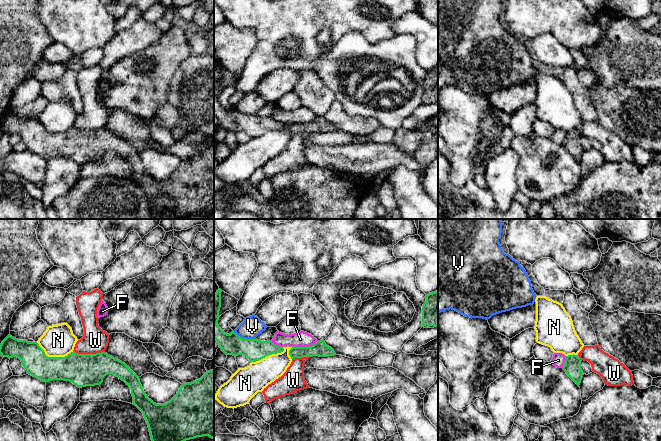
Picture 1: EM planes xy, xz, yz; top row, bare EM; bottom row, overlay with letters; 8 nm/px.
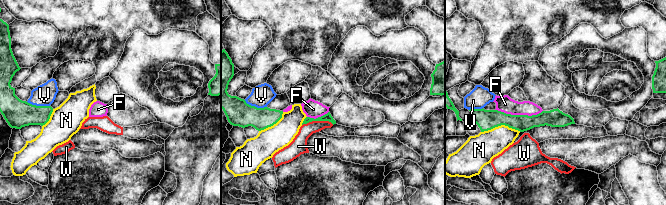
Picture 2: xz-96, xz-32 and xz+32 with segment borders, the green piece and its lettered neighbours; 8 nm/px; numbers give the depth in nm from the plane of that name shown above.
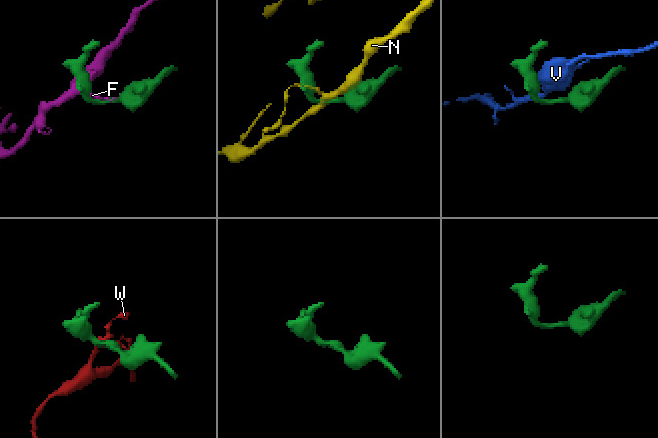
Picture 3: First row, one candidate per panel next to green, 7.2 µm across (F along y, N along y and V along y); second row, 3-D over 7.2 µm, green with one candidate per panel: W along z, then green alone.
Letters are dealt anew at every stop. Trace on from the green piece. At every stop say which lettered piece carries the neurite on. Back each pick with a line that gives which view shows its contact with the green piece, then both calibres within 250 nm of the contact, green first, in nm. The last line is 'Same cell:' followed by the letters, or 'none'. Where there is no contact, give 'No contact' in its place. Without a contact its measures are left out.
Same cell: none

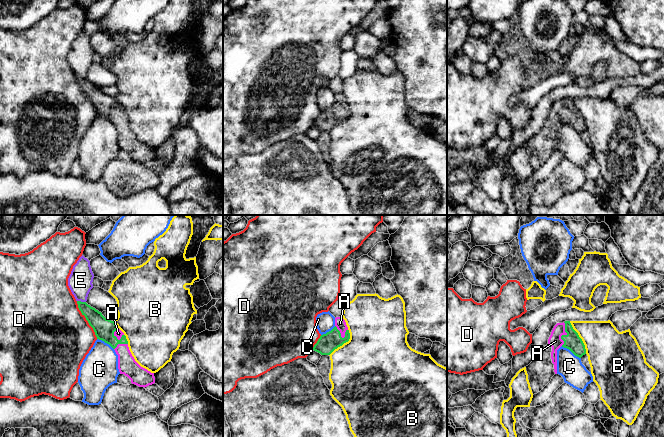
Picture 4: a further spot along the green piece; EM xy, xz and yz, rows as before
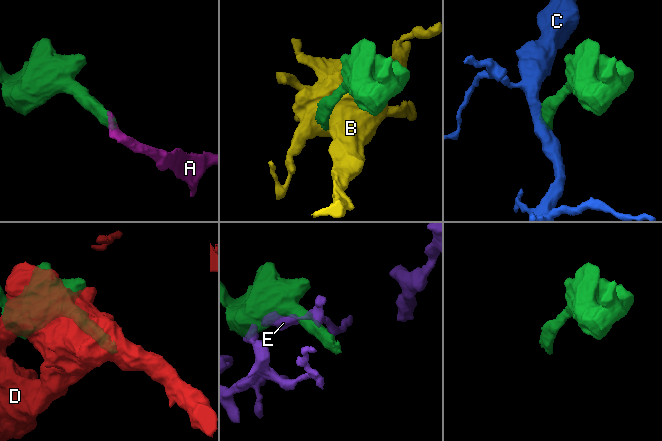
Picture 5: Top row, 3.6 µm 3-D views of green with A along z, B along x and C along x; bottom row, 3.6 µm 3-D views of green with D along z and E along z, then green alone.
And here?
A: Touches green in yz. Thickness 140 nm (green) against 110 nm
Same cell: A

